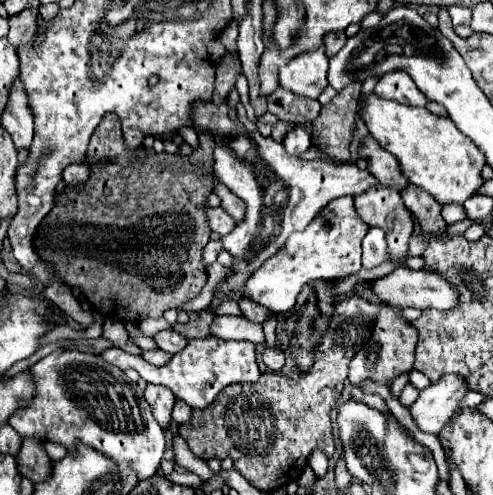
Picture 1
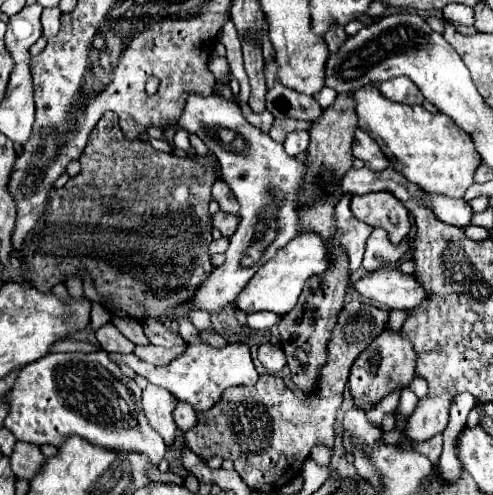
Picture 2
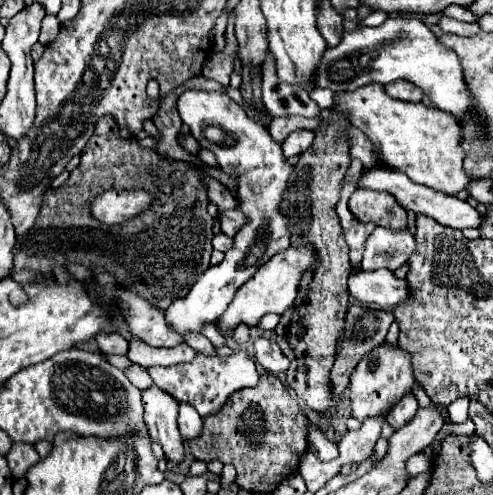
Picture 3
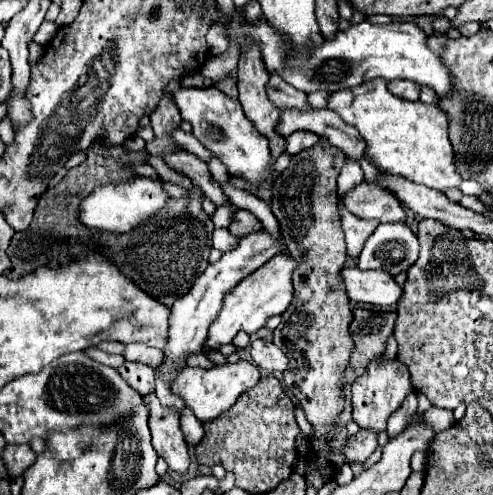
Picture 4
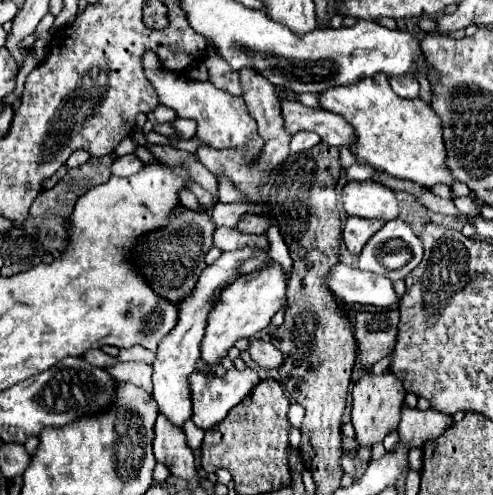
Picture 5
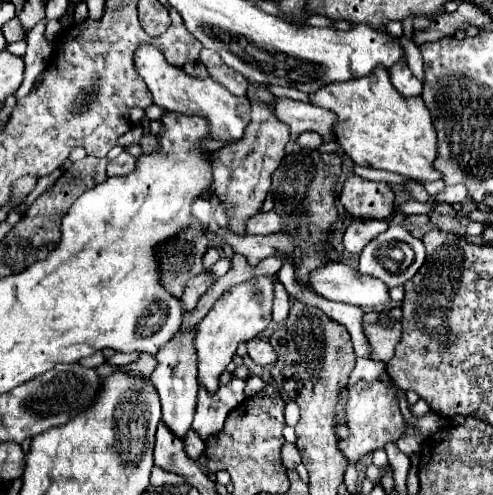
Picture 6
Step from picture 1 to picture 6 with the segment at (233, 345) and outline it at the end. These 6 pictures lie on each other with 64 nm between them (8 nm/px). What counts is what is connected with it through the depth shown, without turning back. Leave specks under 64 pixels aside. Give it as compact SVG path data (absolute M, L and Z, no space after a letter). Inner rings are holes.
M234 378L228 386L220 386L216 396L208 394L204 388L198 390L198 406L192 430L202 440L216 436L216 432L220 432L220 428L224 426L226 416L244 402L244 386L246 380Z

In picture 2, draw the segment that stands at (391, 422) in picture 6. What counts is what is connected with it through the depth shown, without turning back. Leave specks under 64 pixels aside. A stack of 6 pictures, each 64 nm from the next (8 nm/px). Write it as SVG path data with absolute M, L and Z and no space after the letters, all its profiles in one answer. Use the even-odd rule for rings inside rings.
M390 328L382 332L356 360L356 364L350 370L350 394L354 398L354 406L360 410L366 410L364 404L376 406L382 398L392 394L394 390L408 388L410 382L414 380L414 364L416 364L416 354L412 344L402 338L400 334L394 334Z

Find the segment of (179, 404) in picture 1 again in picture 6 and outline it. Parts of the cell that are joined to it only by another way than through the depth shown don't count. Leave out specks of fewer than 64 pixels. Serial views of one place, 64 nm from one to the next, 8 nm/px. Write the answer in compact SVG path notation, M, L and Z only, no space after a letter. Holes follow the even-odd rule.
M194 430L188 432L188 436L186 436L186 440L184 440L184 448L186 448L188 458L194 460L194 462L204 454L204 442L200 440L200 436L198 436Z

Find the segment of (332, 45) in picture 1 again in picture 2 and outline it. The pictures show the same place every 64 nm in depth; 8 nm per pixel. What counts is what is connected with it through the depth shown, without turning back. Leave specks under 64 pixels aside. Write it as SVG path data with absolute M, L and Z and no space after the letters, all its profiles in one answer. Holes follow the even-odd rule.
M332 24L332 28L330 28L328 32L324 32L324 40L326 40L326 44L328 44L330 54L336 52L346 38L348 38L348 34L344 32L344 28L340 28L340 24Z

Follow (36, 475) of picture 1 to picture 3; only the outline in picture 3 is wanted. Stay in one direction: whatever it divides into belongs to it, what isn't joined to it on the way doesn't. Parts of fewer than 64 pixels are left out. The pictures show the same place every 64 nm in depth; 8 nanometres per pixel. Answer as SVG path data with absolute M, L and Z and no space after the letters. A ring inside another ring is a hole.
M14 442L10 452L6 454L6 460L8 460L8 468L10 468L12 476L20 478L26 474L26 470L30 466L34 466L40 460L40 456L32 444L16 444Z

